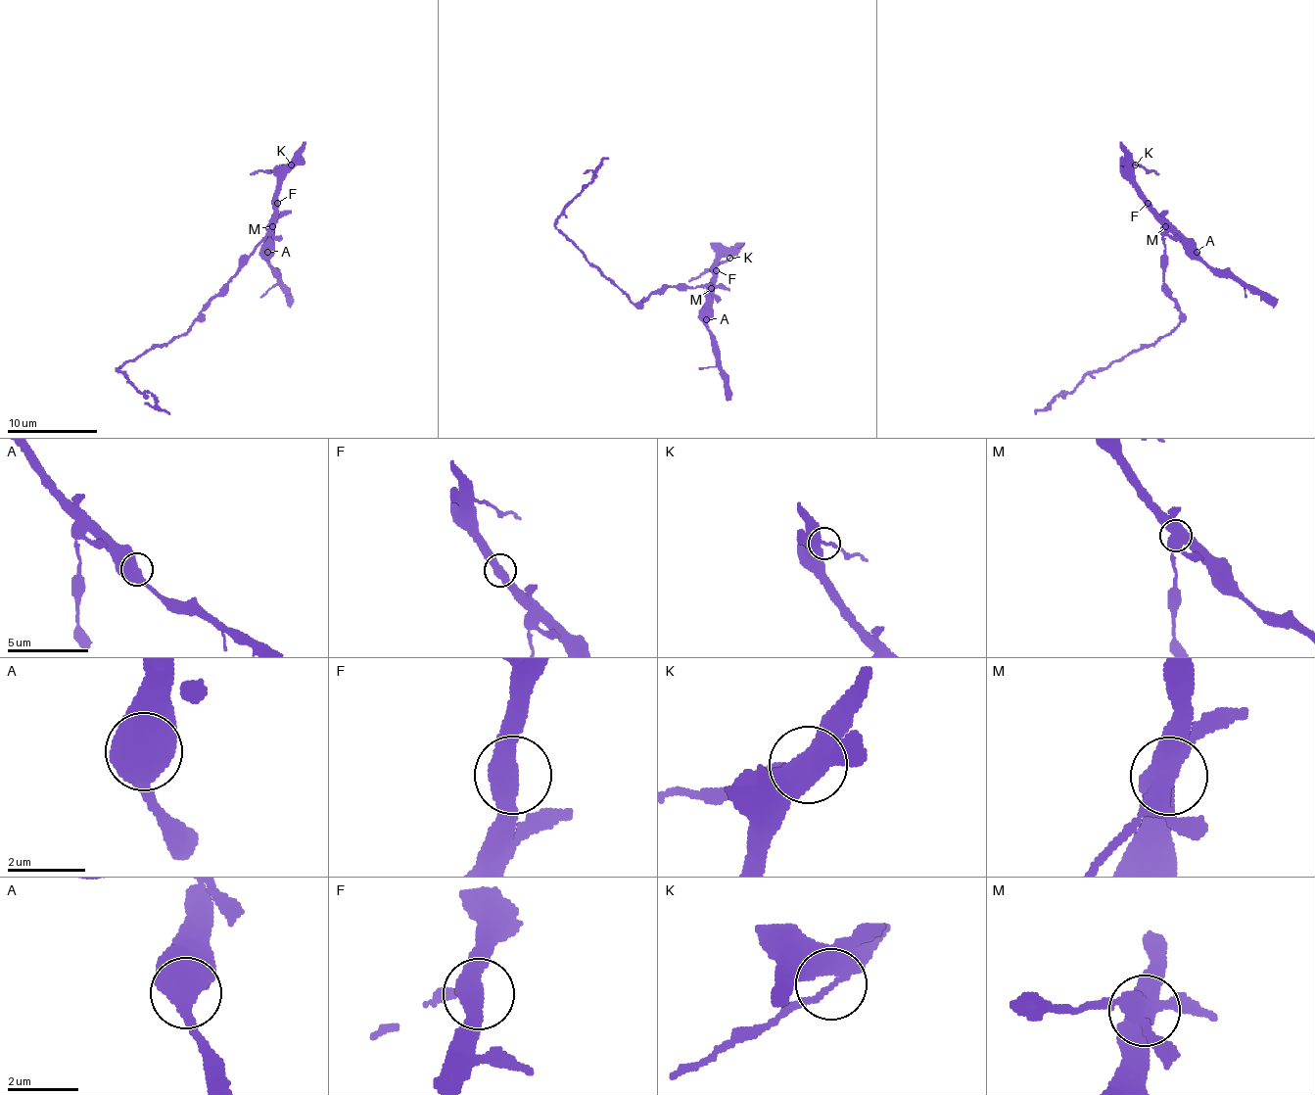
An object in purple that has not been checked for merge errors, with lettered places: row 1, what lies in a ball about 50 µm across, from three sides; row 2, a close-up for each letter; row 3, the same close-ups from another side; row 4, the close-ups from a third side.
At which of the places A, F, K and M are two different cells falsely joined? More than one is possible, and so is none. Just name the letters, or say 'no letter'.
K, M

